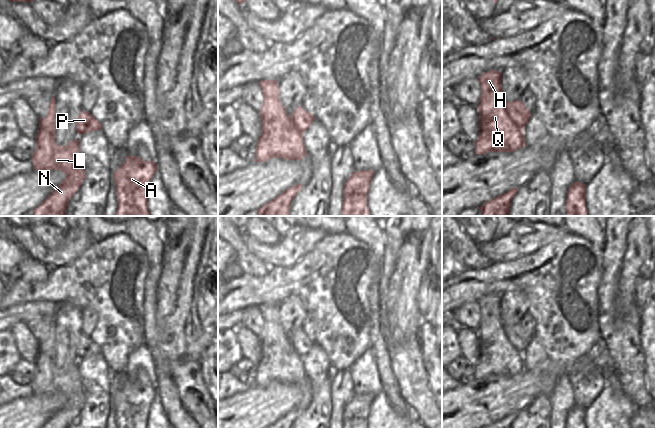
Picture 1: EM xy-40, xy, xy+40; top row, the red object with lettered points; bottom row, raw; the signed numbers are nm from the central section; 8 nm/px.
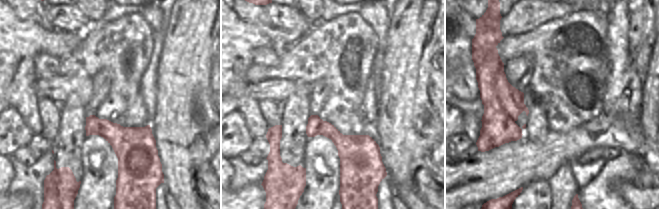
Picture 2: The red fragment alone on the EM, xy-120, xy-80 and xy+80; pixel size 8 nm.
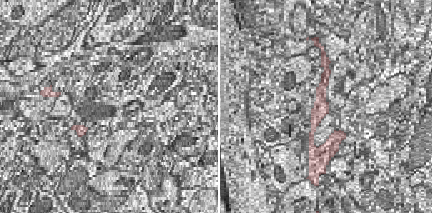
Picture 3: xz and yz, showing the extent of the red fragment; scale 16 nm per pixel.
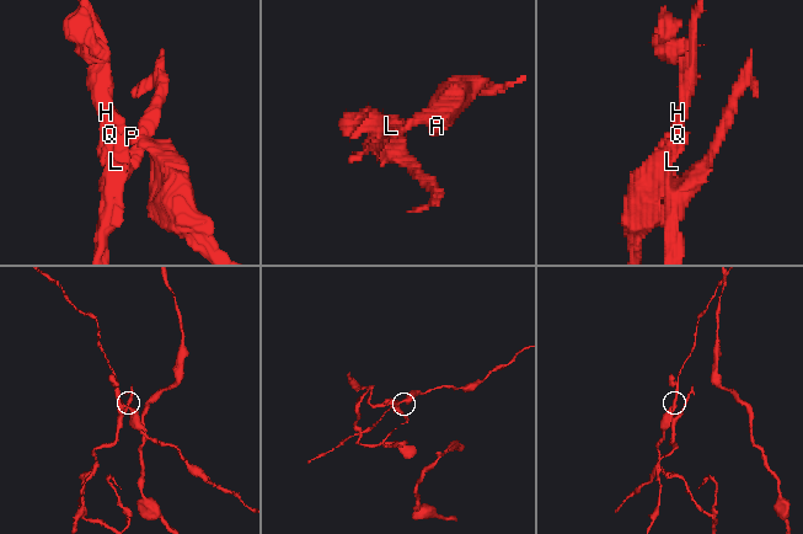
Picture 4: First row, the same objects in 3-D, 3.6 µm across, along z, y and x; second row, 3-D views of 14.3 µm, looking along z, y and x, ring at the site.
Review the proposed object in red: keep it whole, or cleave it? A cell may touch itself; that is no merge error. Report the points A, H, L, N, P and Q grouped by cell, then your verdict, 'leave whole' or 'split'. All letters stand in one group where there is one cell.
A H P / L N Q | split

